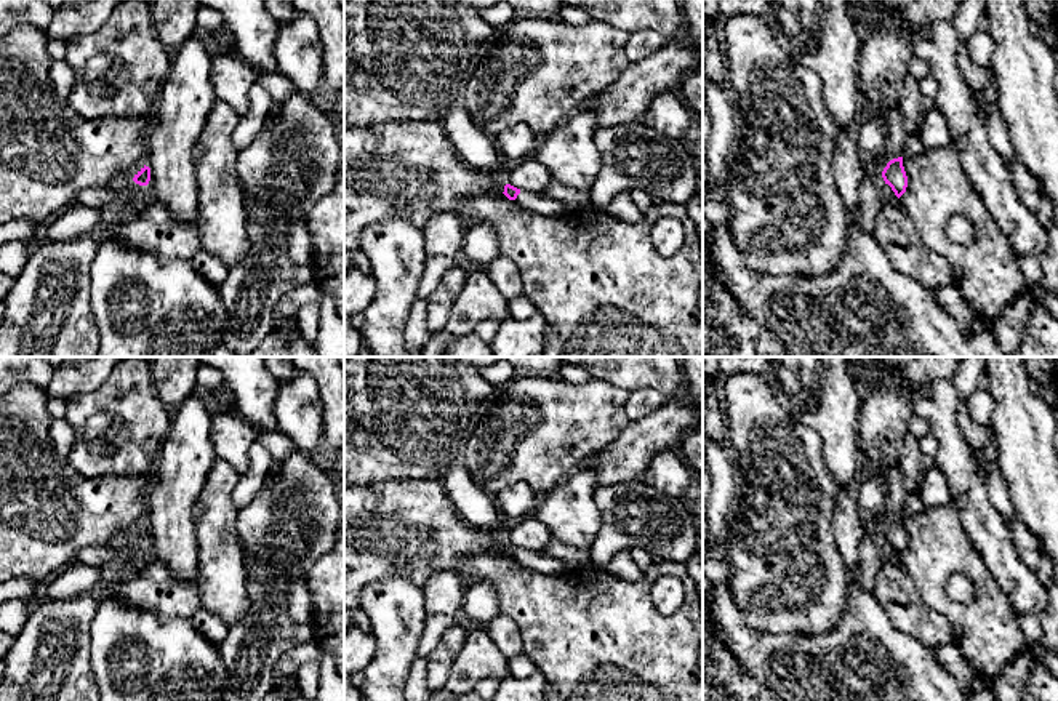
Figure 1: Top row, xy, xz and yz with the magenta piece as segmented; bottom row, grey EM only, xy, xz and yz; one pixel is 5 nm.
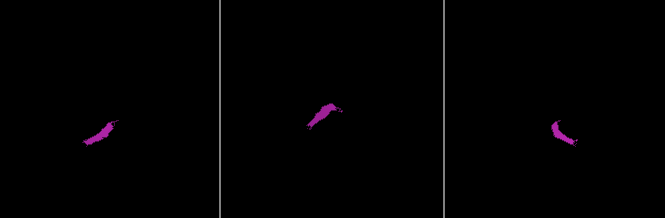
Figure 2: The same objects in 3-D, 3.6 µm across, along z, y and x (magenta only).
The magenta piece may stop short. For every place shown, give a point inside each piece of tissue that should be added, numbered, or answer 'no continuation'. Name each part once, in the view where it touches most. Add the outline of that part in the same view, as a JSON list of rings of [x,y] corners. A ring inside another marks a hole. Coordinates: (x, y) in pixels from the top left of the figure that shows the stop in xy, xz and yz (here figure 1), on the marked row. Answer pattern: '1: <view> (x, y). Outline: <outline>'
1: xz (541, 204). Outline: [[[520,190],[514,202],[525,210],[536,211],[543,216],[551,218],[565,216],[567,213],[570,213],[570,208],[563,202],[554,200],[546,194],[531,194]]]

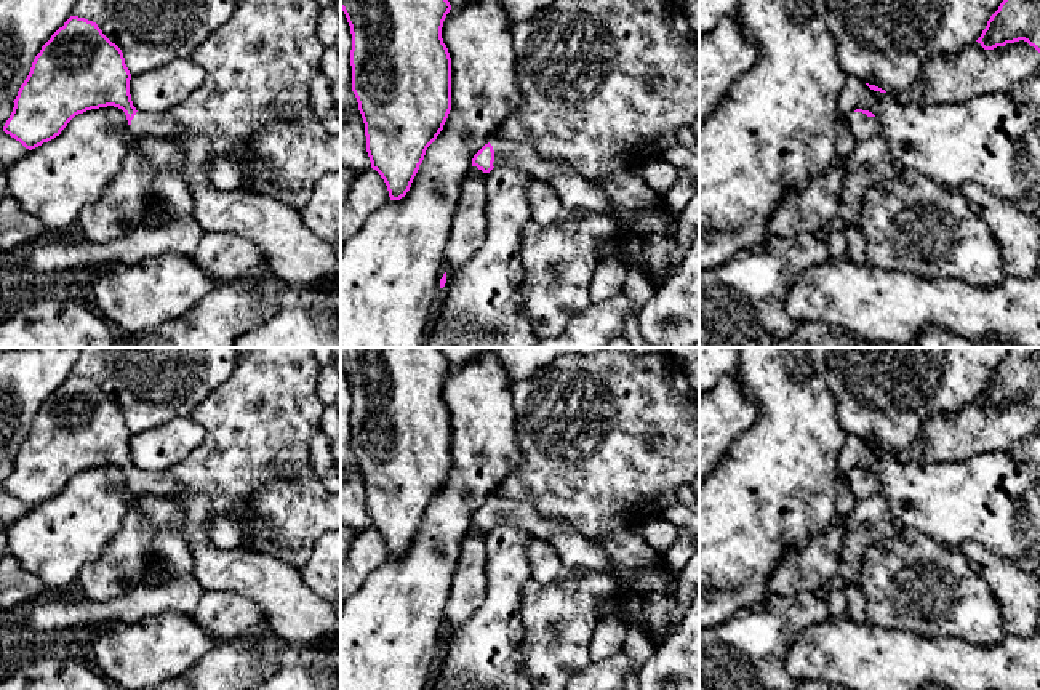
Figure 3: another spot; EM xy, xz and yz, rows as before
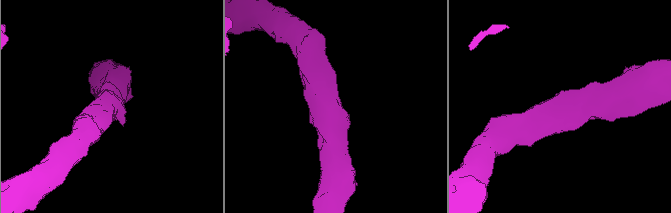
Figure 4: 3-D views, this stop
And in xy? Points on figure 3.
1: xy (296, 255). Outline: [[[139,110],[130,134],[184,142],[186,183],[195,202],[192,215],[205,232],[248,239],[261,251],[262,263],[291,285],[318,287],[341,275],[333,243],[309,231],[299,210],[245,187],[221,191],[210,181],[211,146],[203,134],[184,139],[170,117]]]

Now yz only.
1: yz (863, 127). Outline: [[[851,112],[846,118],[858,141],[867,139],[882,133],[882,126],[877,117],[867,117],[862,112]]]

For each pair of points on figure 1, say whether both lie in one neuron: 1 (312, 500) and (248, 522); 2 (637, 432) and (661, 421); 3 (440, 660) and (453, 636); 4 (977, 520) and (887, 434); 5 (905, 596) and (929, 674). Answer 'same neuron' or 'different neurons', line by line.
1: same neuron
2: same neuron
3: same neuron
4: different neurons
5: different neurons

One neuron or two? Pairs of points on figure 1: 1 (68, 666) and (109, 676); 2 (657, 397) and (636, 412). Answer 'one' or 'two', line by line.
1: two
2: one

